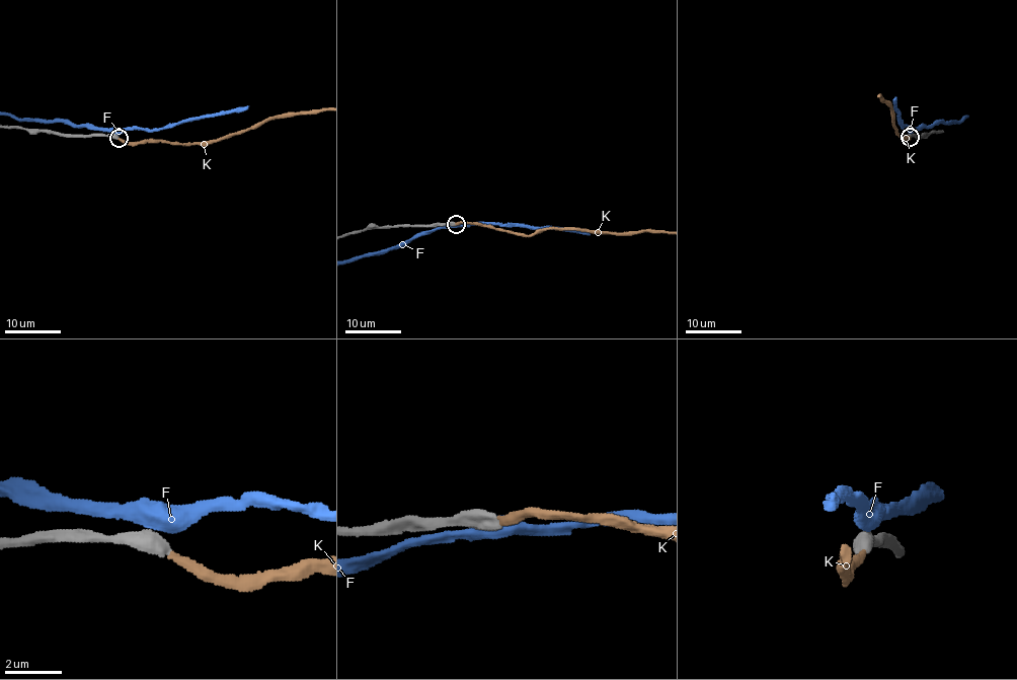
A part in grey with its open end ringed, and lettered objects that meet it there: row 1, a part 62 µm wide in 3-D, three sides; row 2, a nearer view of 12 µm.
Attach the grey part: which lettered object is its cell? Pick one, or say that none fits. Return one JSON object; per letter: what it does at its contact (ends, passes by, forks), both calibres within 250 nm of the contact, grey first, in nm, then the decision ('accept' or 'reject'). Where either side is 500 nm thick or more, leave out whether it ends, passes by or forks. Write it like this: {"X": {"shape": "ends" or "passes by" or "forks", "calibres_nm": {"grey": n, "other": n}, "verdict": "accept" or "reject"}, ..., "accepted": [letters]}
{"F": {"calibres_nm": {"grey": 700, "other": 550}, "verdict": "reject"}, "K": {"calibres_nm": {"grey": 550, "other": 320}, "verdict": "accept"}, "accepted": ["K"]}

